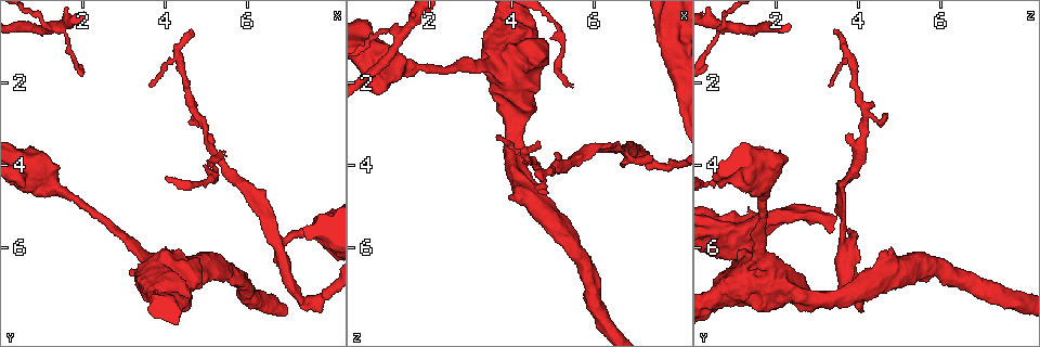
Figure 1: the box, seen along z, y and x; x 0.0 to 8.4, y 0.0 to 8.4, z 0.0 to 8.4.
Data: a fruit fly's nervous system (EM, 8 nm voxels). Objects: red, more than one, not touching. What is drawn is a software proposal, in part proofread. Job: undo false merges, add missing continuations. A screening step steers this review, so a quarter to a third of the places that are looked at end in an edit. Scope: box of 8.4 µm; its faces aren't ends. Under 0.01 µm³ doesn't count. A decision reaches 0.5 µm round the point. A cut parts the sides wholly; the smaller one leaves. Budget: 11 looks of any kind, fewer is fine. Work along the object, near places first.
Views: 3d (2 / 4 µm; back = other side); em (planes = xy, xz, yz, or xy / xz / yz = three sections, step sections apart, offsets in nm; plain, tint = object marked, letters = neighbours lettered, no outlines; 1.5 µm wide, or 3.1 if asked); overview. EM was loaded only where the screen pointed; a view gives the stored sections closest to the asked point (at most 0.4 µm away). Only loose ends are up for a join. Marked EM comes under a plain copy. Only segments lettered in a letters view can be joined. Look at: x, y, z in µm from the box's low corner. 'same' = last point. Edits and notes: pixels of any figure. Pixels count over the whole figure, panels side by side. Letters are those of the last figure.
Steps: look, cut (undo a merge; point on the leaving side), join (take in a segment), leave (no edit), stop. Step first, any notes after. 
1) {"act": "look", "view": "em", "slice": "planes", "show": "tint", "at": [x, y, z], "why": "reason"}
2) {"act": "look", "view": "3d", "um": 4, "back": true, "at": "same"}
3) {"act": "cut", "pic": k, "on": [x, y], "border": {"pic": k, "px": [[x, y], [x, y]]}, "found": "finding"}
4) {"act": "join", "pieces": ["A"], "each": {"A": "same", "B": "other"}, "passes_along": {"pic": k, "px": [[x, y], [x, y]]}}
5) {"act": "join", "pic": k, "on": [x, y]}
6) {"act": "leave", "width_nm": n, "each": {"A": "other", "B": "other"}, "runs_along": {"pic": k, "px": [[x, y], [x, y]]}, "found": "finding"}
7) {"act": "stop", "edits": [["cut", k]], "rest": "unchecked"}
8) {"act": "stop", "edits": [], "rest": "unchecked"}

{"act": "look", "view": "em", "slice": "planes", "show": "letters", "at": [5.50, 3.65, 2.05], "why": "thin end"}

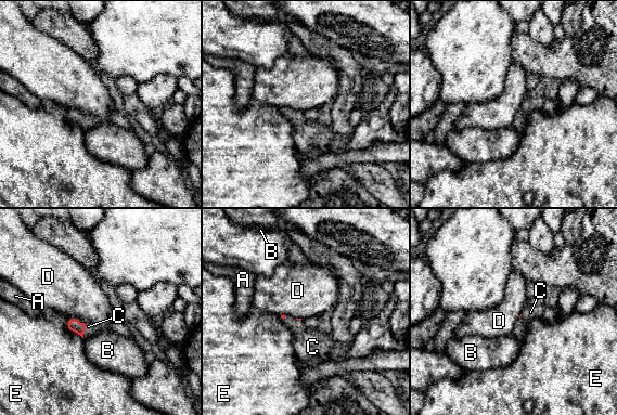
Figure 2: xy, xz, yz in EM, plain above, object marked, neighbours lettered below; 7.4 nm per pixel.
{"act": "join", "pieces": ["C"], "each": {"A": "other", "B": "other", "C": "same", "D": "other", "E": "other"}, "passes_along": {"pic": 2, "px": [[73, 324], [85, 327], [90, 329]]}, "found": "it goes on there"}

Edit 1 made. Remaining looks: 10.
{"act": "look", "view": "overview"}

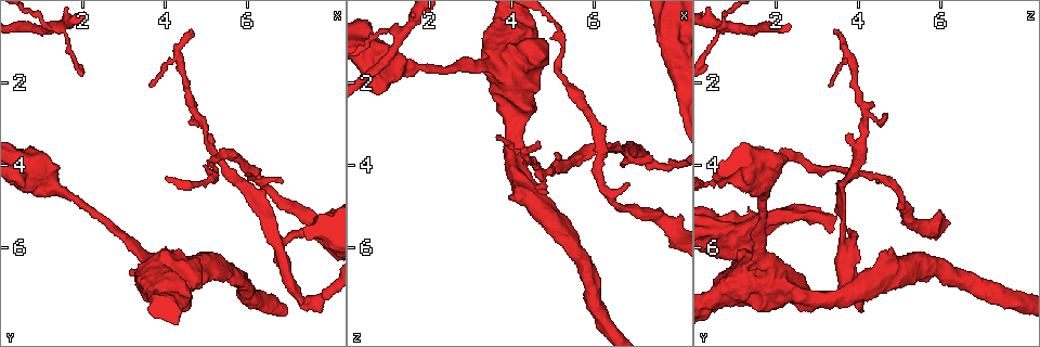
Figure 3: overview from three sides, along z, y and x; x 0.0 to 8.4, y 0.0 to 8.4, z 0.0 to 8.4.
{"act": "look", "view": "em", "slice": "planes", "show": "letters", "at": [7.55, 7.30, 3.95], "why": "sharp bend"}

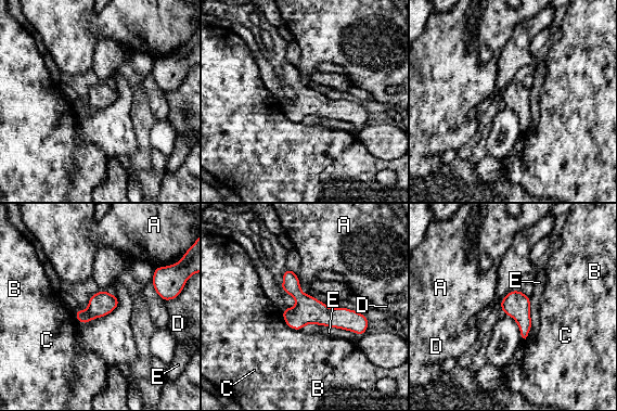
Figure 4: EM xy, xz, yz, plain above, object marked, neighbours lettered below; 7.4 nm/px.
{"act": "leave", "each": {"A": "other", "B": "other", "C": "other", "D": "other", "E": "other"}, "border": {"pic": 4, "px": [[300, 329], [316, 323], [361, 335]]}, "found": "continuous, no second cell"}

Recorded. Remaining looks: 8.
{"act": "stop", "edits": [["join", 2]], "rest": "unchecked"}

